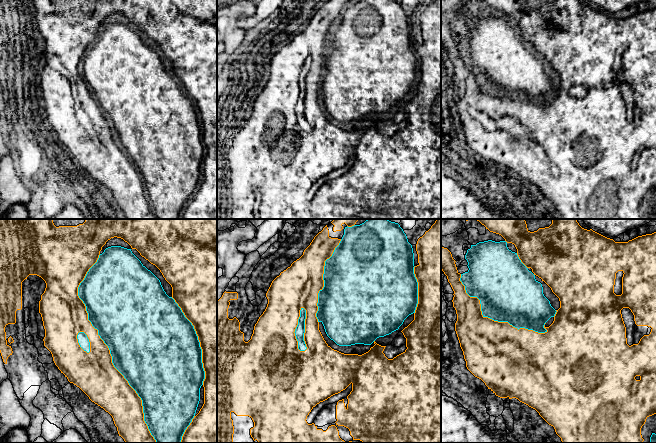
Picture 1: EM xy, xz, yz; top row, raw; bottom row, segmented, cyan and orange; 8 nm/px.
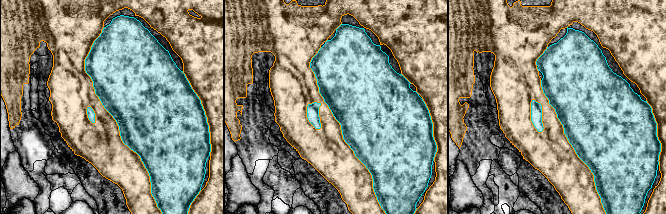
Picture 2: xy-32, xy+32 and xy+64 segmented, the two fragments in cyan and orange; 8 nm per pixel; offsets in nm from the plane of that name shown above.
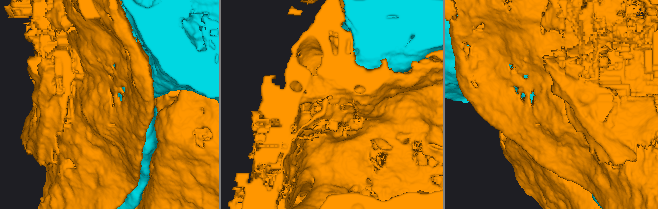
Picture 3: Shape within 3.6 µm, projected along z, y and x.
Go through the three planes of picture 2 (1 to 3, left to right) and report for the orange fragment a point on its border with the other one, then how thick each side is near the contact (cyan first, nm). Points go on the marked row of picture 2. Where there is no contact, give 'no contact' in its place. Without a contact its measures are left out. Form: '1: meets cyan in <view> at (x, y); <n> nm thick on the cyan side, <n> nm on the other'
1: meets cyan in xy-32 at (116, 121); 500 nm thick on the cyan side, 340 nm on the other
2: meets cyan in xy+32 at (341, 129); 500 nm thick on the cyan side, 340 nm on the other
3: meets cyan in xy+64 at (572, 146); 500 nm thick on the cyan side, 340 nm on the other

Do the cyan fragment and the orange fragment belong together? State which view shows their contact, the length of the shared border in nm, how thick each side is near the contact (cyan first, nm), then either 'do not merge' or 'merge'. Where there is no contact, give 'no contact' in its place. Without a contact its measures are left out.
xy | 1600 nm | 500/340 nm | do not merge

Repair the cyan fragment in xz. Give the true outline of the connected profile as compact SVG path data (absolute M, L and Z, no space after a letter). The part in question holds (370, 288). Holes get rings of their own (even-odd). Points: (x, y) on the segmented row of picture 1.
M367 219L360 225L345 227L344 235L335 248L332 256L325 261L324 266L324 287L318 293L318 311L316 317L318 322L324 326L327 336L339 346L351 346L355 344L371 345L377 338L384 337L399 329L404 320L415 313L418 304L418 282L414 274L414 253L412 245L408 242L407 236L398 223L388 219Z

